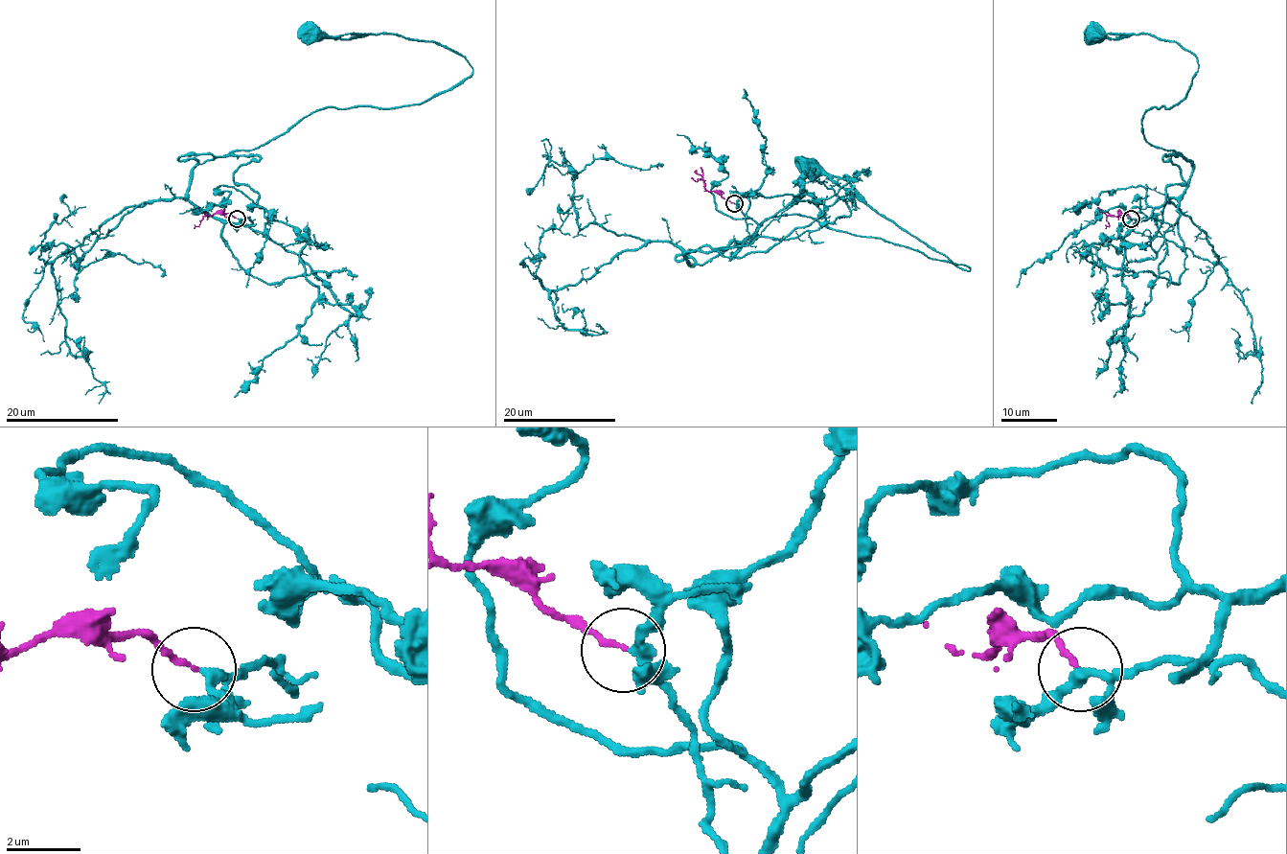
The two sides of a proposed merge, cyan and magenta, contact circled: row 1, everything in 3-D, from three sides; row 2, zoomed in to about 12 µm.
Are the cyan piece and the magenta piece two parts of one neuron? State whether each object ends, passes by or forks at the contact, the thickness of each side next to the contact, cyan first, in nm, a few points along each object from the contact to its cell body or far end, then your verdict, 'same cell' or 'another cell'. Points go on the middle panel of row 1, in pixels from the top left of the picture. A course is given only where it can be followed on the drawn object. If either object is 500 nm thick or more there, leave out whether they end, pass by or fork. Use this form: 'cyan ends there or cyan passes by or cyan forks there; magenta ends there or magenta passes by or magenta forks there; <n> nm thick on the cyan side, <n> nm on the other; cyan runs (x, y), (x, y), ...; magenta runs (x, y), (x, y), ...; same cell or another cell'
cyan forks there; magenta ends there; 200 nm thick on the cyan side, 140 nm on the other; cyan runs (734, 204), (750, 241), (686, 260), (799, 214), (969, 270), (808, 168); magenta runs (734, 204), (716, 191), (706, 190), (703, 180), (697, 181), (691, 177); same cell

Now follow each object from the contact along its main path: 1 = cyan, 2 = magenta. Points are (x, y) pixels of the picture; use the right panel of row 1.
1: (1132, 218), (1178, 219), (1192, 162), (1153, 147), (1141, 120), (1184, 96), (1198, 59), (1148, 34), (1095, 30)
2: (1132, 218), (1127, 214), (1108, 215), (1109, 225), (1105, 225)

